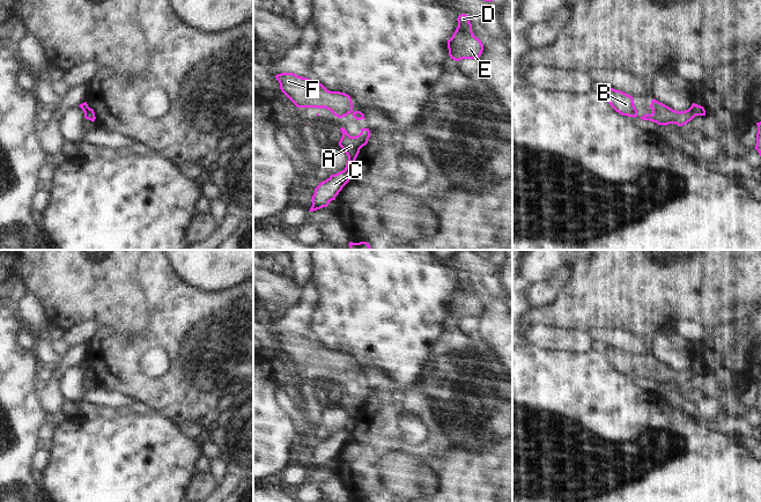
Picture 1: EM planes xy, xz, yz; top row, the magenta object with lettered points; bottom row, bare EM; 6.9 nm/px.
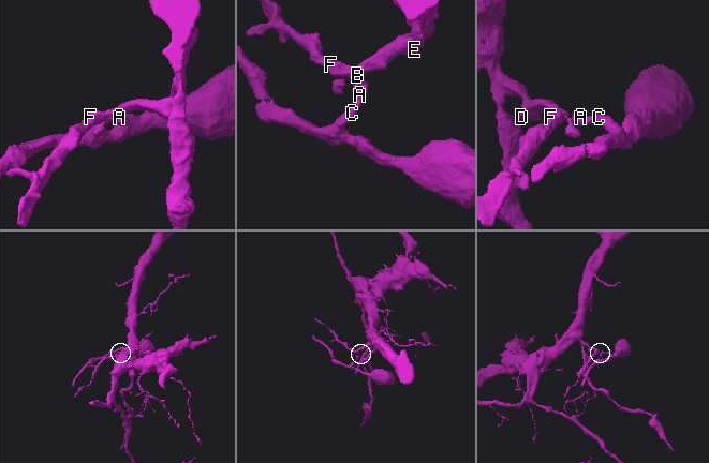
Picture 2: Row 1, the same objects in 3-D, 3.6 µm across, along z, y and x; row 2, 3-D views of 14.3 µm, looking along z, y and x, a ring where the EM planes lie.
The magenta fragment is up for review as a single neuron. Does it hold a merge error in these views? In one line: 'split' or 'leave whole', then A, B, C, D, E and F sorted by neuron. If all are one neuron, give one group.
split; groups A B D E F / C

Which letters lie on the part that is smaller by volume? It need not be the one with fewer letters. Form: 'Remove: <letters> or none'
Remove: C

